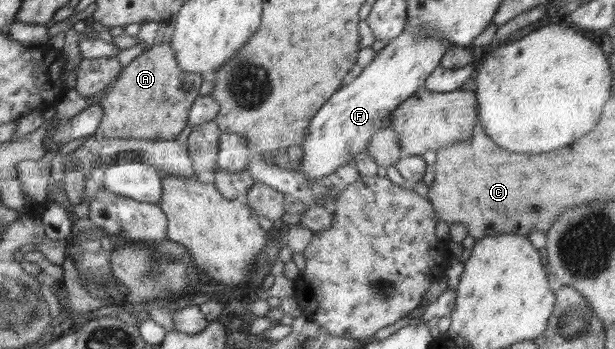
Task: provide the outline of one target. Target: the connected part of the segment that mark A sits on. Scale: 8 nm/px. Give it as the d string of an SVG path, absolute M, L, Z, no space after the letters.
M155 42L136 56L115 78L98 106L104 111L95 136L173 140L188 123L188 111L199 96L205 76L178 66L171 43Z

